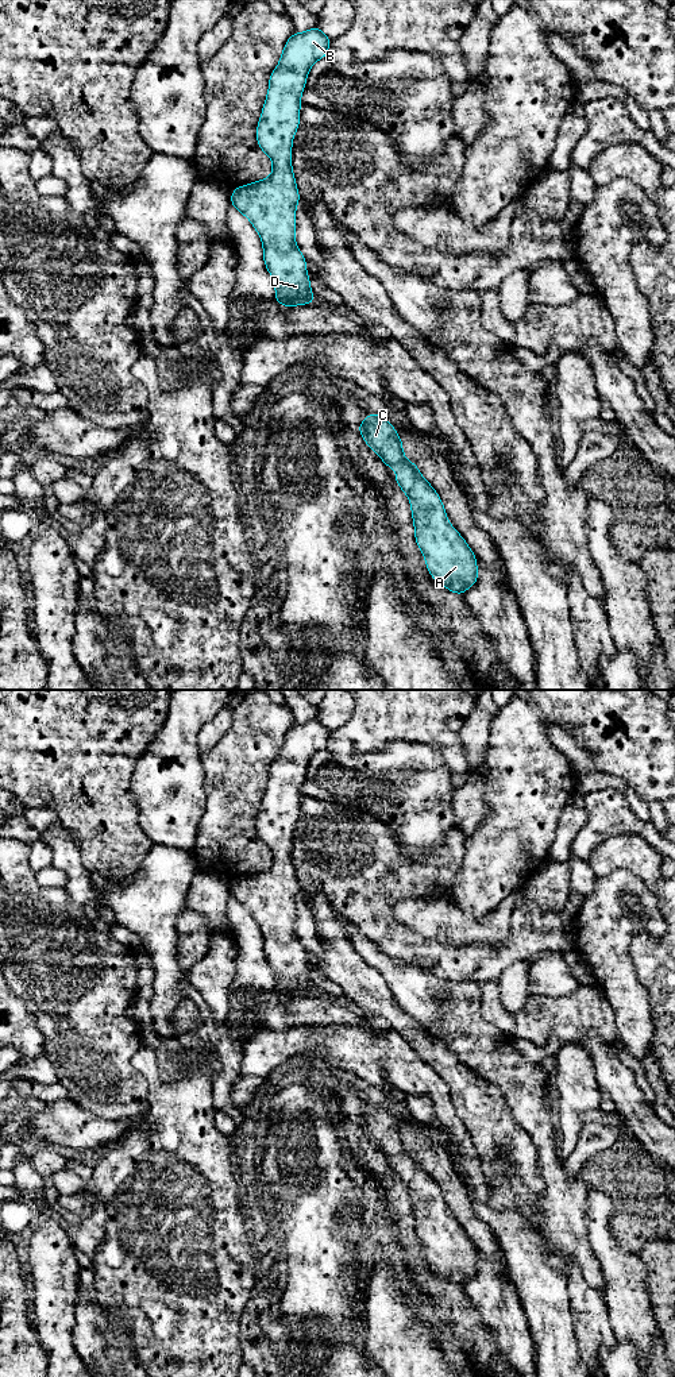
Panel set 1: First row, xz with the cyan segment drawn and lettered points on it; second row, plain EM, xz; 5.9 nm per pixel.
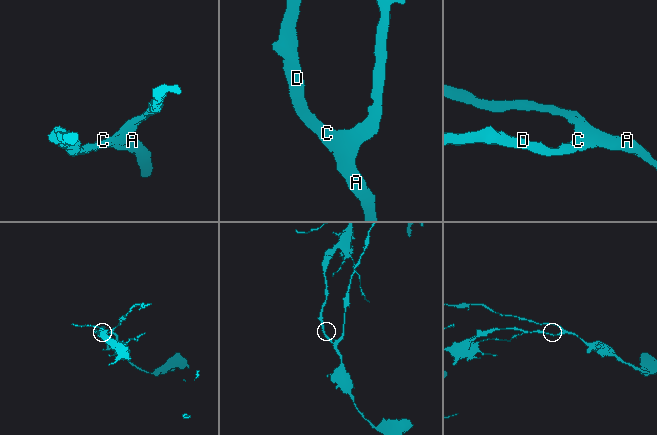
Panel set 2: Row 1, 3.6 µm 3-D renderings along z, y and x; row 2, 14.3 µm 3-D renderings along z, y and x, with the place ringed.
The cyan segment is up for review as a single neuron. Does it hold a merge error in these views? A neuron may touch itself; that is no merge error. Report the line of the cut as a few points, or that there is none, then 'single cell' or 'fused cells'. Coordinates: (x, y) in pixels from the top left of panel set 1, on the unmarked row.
no cut | single cell

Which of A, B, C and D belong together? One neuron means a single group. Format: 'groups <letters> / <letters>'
groups A B C D

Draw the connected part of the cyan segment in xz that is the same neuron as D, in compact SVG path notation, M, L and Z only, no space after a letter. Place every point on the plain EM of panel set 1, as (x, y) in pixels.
M319 717L294 724L285 734L278 757L269 768L269 782L256 818L256 833L273 853L271 867L234 880L230 894L259 925L263 953L282 998L316 992L306 952L296 932L296 898L300 884L292 860L293 828L300 818L301 786L313 755L327 749L331 730Z

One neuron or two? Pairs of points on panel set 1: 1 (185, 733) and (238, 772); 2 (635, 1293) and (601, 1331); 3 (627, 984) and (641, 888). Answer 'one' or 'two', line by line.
1: two
2: two
3: one

